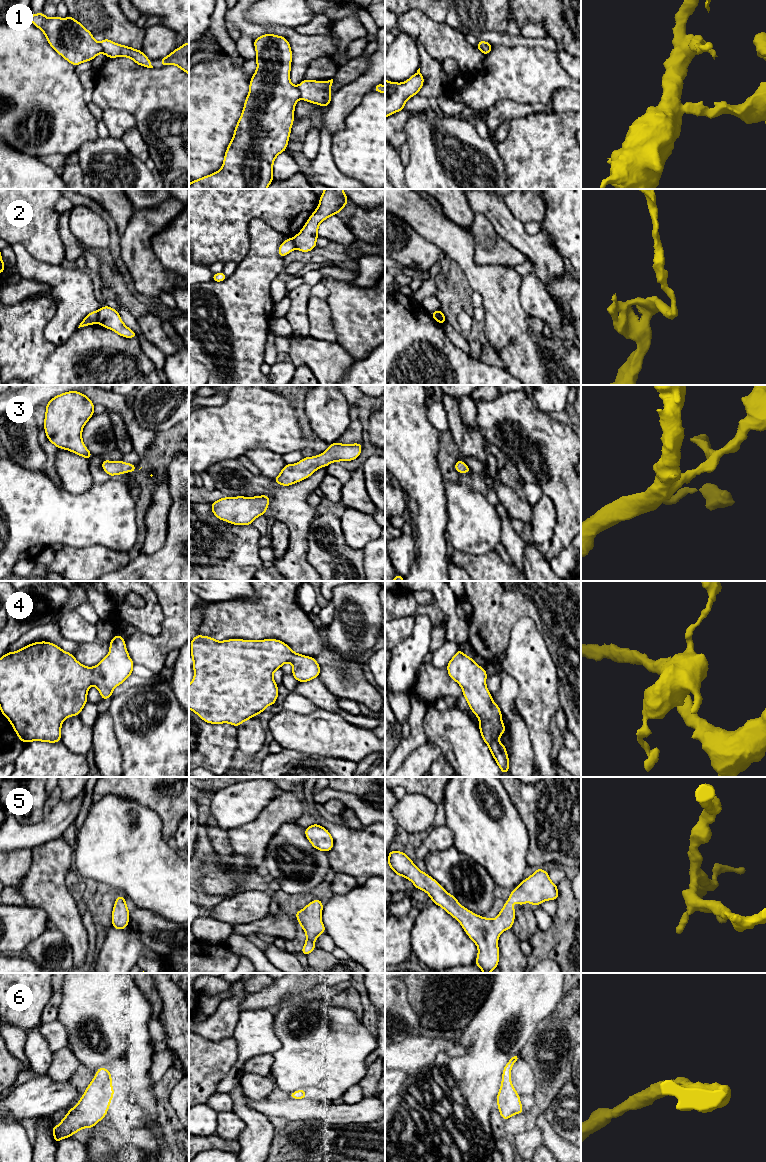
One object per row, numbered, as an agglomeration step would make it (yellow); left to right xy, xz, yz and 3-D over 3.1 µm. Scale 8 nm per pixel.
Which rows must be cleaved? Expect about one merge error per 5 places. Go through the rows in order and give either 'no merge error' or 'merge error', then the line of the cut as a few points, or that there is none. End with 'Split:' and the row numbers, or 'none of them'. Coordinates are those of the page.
1: merge error | xz (296, 87), (300, 98)
2: merge error | xy (98, 311), (98, 320), (96, 322)
3: no merge error | no cut
4: no merge error | no cut
5: no merge error | no cut
6: no merge error | no cut
Split: 1, 2

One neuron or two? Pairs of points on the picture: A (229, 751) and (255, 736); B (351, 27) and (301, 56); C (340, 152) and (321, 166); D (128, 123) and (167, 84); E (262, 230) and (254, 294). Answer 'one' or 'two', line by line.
A: two
B: two
C: two
D: two
E: one

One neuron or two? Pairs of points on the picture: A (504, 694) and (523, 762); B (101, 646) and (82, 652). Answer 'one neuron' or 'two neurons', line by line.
A: one neuron
B: one neuron

